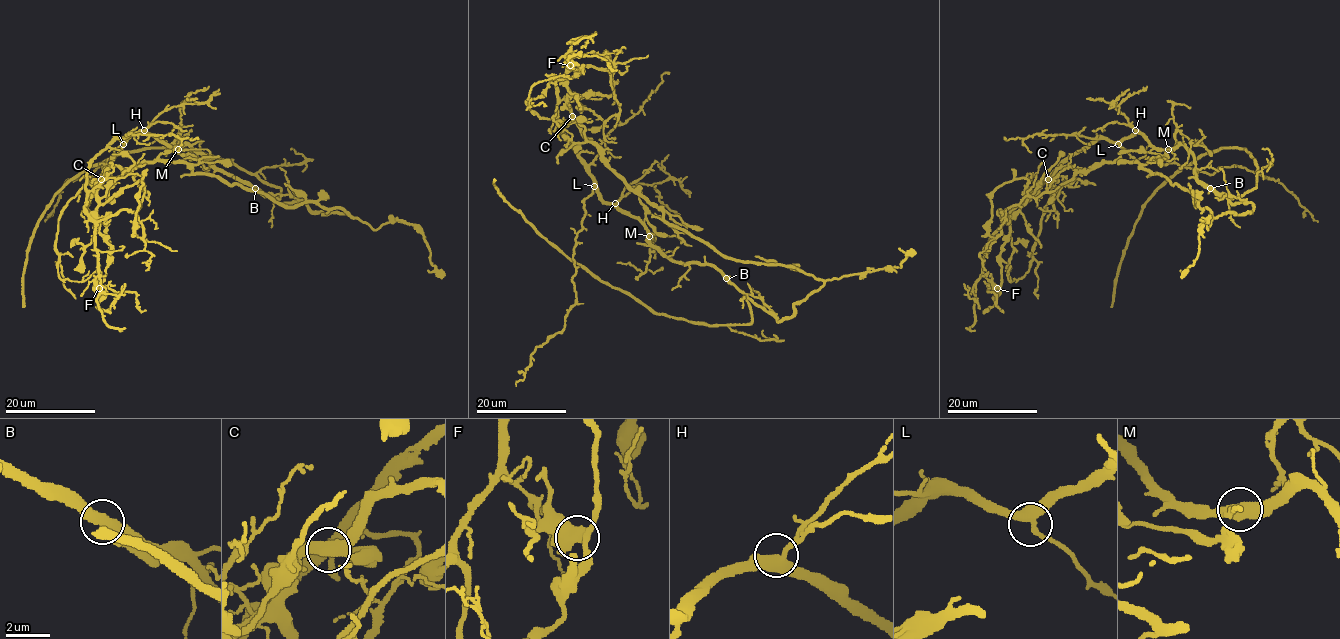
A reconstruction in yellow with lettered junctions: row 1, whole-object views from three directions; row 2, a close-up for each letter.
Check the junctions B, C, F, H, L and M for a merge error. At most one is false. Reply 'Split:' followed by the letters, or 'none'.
Split: none

